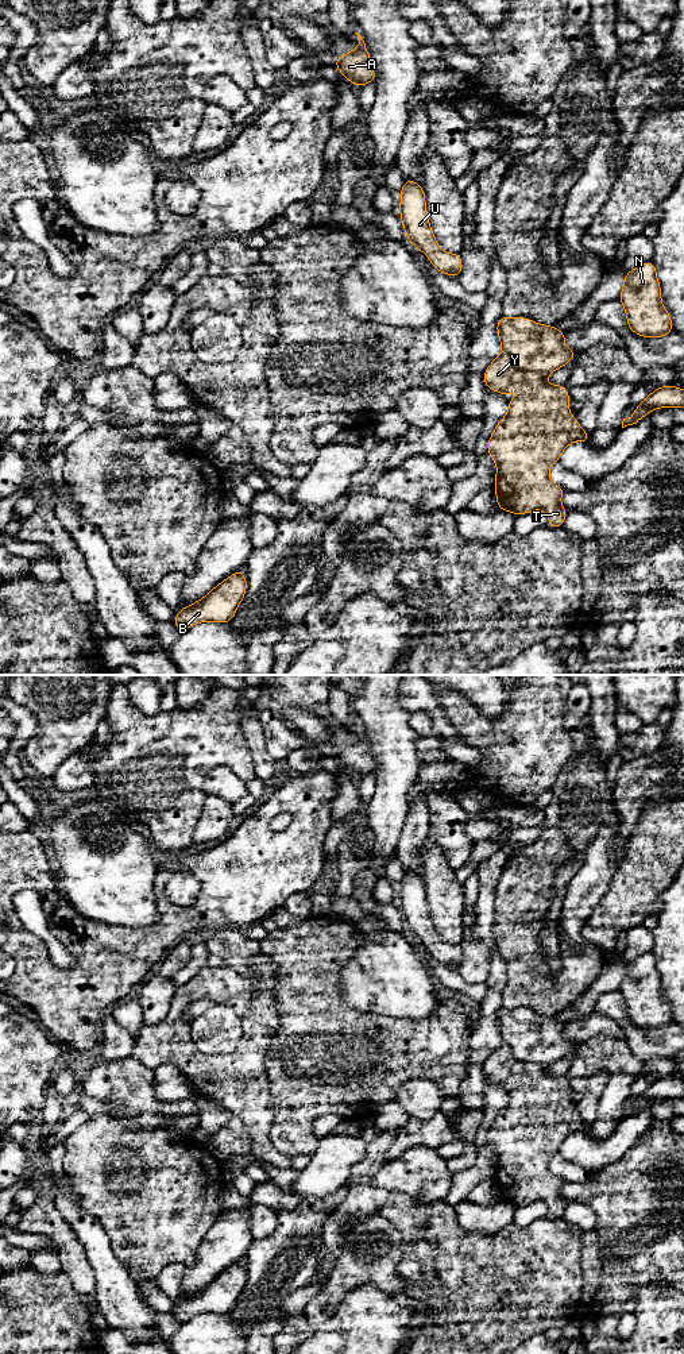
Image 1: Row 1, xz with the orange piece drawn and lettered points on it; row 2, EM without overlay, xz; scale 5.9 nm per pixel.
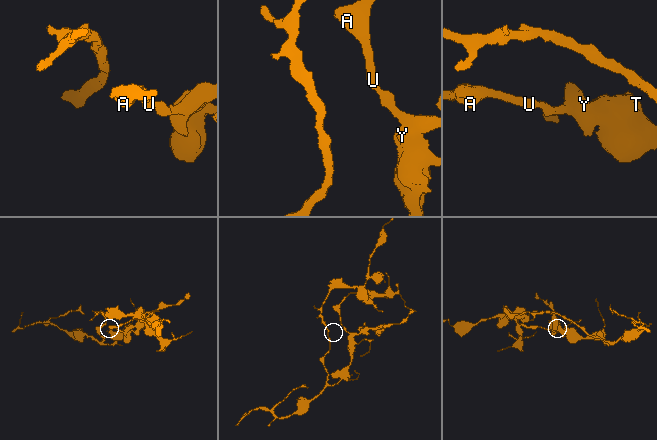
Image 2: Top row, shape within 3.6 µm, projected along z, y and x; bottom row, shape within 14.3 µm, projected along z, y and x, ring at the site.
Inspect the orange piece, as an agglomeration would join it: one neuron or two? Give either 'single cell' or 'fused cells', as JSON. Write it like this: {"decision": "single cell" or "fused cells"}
{"decision": "fused cells"}

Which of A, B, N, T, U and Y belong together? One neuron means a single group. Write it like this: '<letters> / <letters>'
A N U / B T Y

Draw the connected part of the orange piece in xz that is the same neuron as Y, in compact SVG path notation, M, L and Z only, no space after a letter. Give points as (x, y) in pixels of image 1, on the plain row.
M502 1044L484 1061L483 1072L487 1080L501 1087L523 1079L517 1089L509 1093L509 1102L499 1111L492 1122L487 1143L496 1156L494 1181L499 1201L509 1201L511 1206L526 1206L534 1201L544 1201L549 1210L549 1219L563 1219L567 1200L560 1195L565 1181L549 1170L550 1158L559 1153L563 1142L575 1133L590 1134L590 1125L586 1123L569 1103L571 1088L564 1076L546 1076L548 1064L523 1062L513 1056L511 1049Z

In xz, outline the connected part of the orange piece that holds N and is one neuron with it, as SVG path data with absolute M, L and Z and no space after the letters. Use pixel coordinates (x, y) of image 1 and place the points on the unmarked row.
M652 952L625 964L618 991L626 1003L626 1018L635 1026L657 1030L673 1025L672 1007L662 996L661 976Z

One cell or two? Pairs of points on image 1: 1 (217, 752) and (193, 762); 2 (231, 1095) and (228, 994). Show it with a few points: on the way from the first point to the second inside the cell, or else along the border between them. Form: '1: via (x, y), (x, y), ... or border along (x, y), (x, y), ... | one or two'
1: via (212, 755), (198, 756) | one
2: via (243, 1069), (252, 1049), (252, 1019) | one

